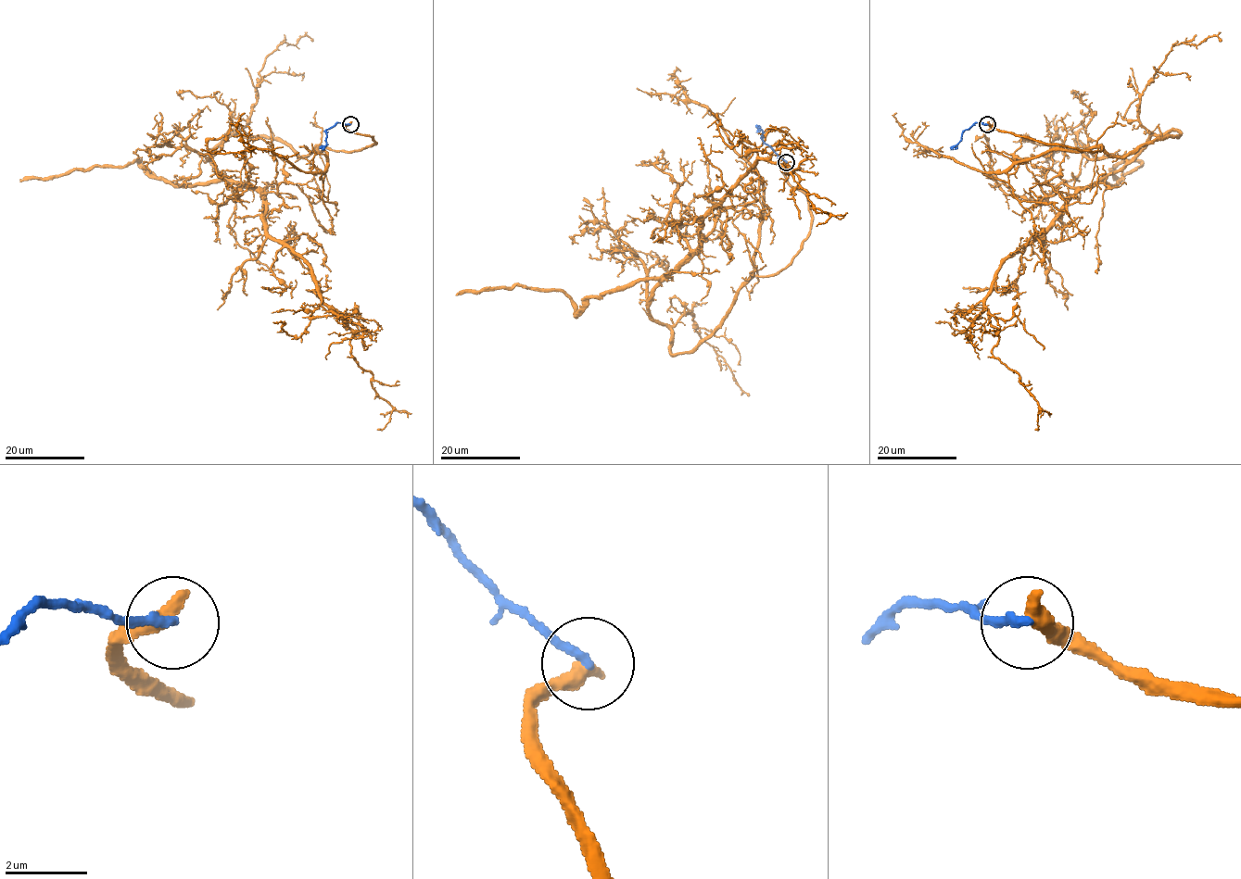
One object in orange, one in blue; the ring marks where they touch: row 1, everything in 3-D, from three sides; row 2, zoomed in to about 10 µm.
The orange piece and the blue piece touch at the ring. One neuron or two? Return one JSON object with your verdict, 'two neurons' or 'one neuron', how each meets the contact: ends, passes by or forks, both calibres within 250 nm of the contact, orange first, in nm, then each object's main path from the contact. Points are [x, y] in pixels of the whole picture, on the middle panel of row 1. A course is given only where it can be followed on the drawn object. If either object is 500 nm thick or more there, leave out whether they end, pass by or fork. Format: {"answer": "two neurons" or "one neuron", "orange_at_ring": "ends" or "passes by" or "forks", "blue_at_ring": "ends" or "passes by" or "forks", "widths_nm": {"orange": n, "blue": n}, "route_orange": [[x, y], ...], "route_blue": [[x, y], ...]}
{"answer": "two neurons", "orange_at_ring": "ends", "blue_at_ring": "ends", "widths_nm": {"orange": 420, "blue": 220}, "route_orange": [[786, 162], [811, 218], [784, 268], [754, 274], [760, 182], [763, 210], [701, 244], [760, 159], [813, 209]], "route_blue": [[786, 162], [764, 142], [762, 131], [755, 125]]}

